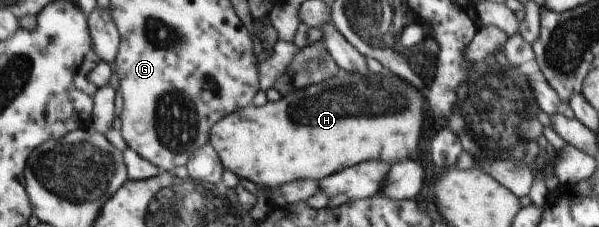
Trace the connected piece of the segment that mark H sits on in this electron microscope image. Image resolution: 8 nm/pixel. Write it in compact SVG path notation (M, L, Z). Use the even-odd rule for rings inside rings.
M382 69L381 73L361 76L341 70L336 76L292 90L276 101L262 106L249 105L224 116L213 125L208 143L215 149L223 169L234 173L239 180L254 182L264 189L276 189L294 180L322 179L360 164L364 159L382 159L390 165L396 164L396 159L408 157L414 151L422 113L424 98L421 93L390 71Z

